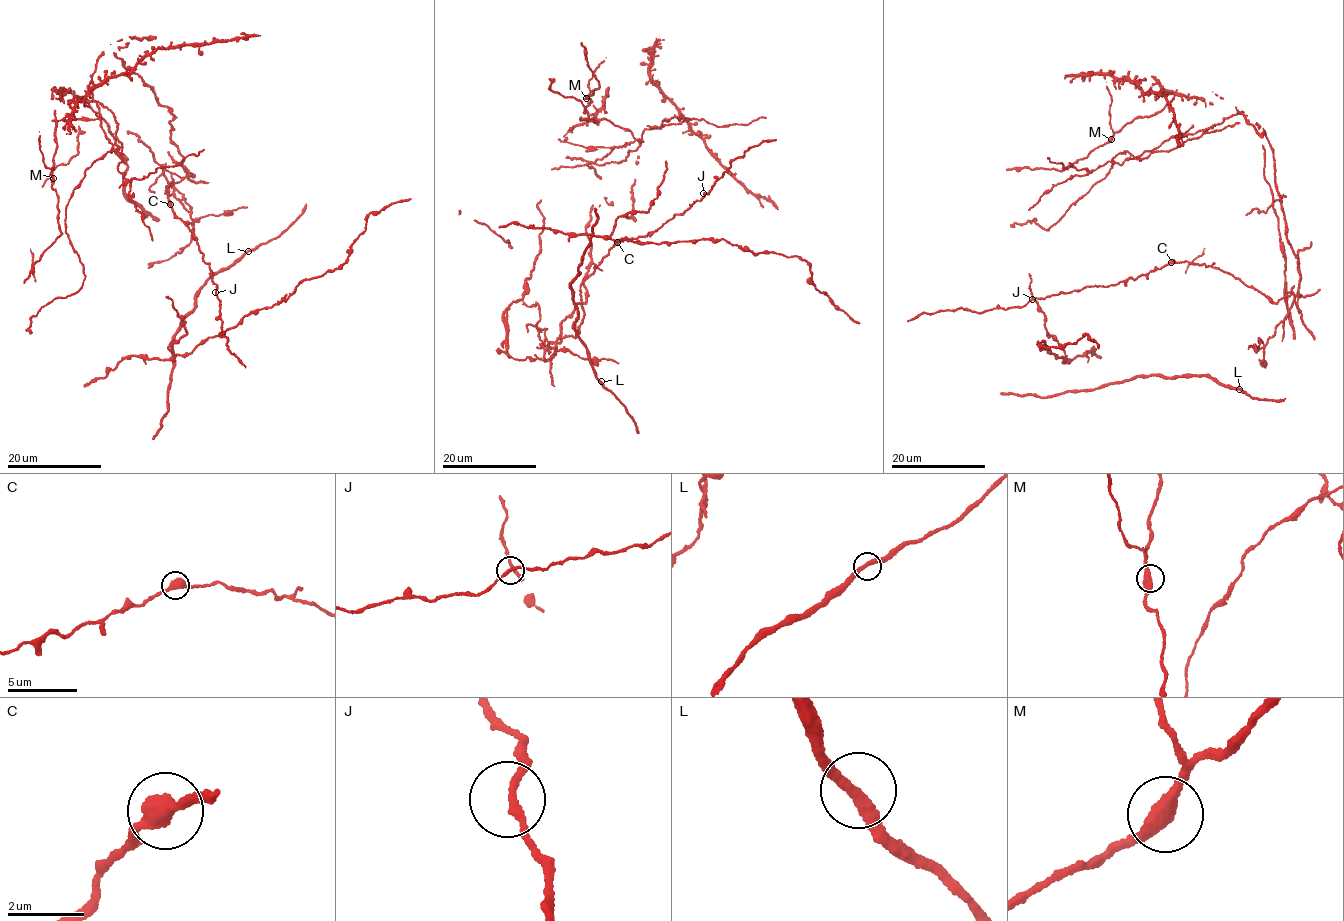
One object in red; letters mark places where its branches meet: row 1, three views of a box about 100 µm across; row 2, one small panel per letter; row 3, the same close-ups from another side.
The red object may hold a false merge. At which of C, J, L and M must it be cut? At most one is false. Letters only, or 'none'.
C

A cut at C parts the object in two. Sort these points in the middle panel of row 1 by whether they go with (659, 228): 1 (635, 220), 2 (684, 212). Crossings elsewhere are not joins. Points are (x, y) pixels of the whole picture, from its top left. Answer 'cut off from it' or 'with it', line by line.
1: cut off from it
2: with it

